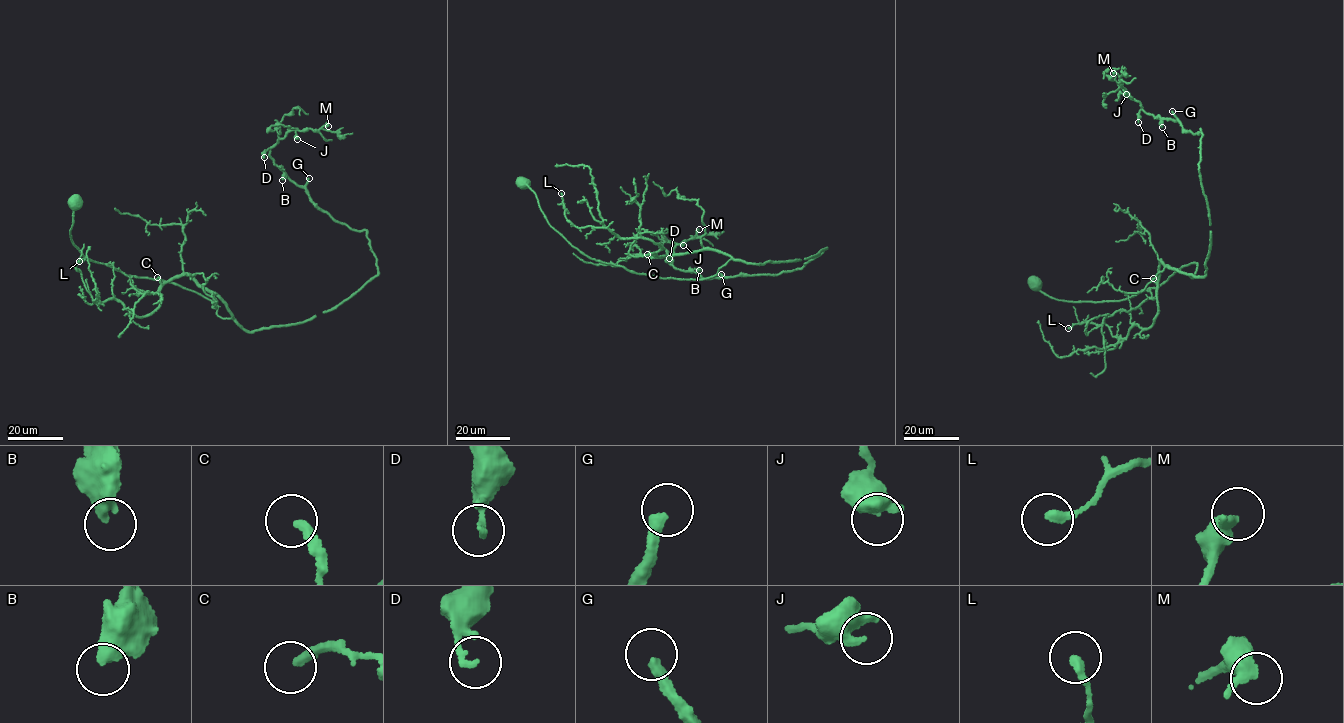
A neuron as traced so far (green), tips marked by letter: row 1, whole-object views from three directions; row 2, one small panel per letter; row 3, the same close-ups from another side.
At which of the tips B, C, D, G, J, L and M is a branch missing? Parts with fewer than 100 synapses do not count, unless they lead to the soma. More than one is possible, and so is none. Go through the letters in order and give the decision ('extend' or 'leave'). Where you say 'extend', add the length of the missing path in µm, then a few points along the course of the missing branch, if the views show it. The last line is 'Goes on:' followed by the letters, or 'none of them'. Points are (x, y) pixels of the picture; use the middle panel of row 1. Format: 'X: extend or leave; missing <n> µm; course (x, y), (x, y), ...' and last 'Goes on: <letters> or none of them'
B: leave
C: leave
D: leave
G: extend; missing 60 µm; course (721, 274), (707, 266), (707, 275), (698, 257), (691, 256), (688, 239), (678, 221)
J: leave
L: leave
M: leave
Goes on: G

